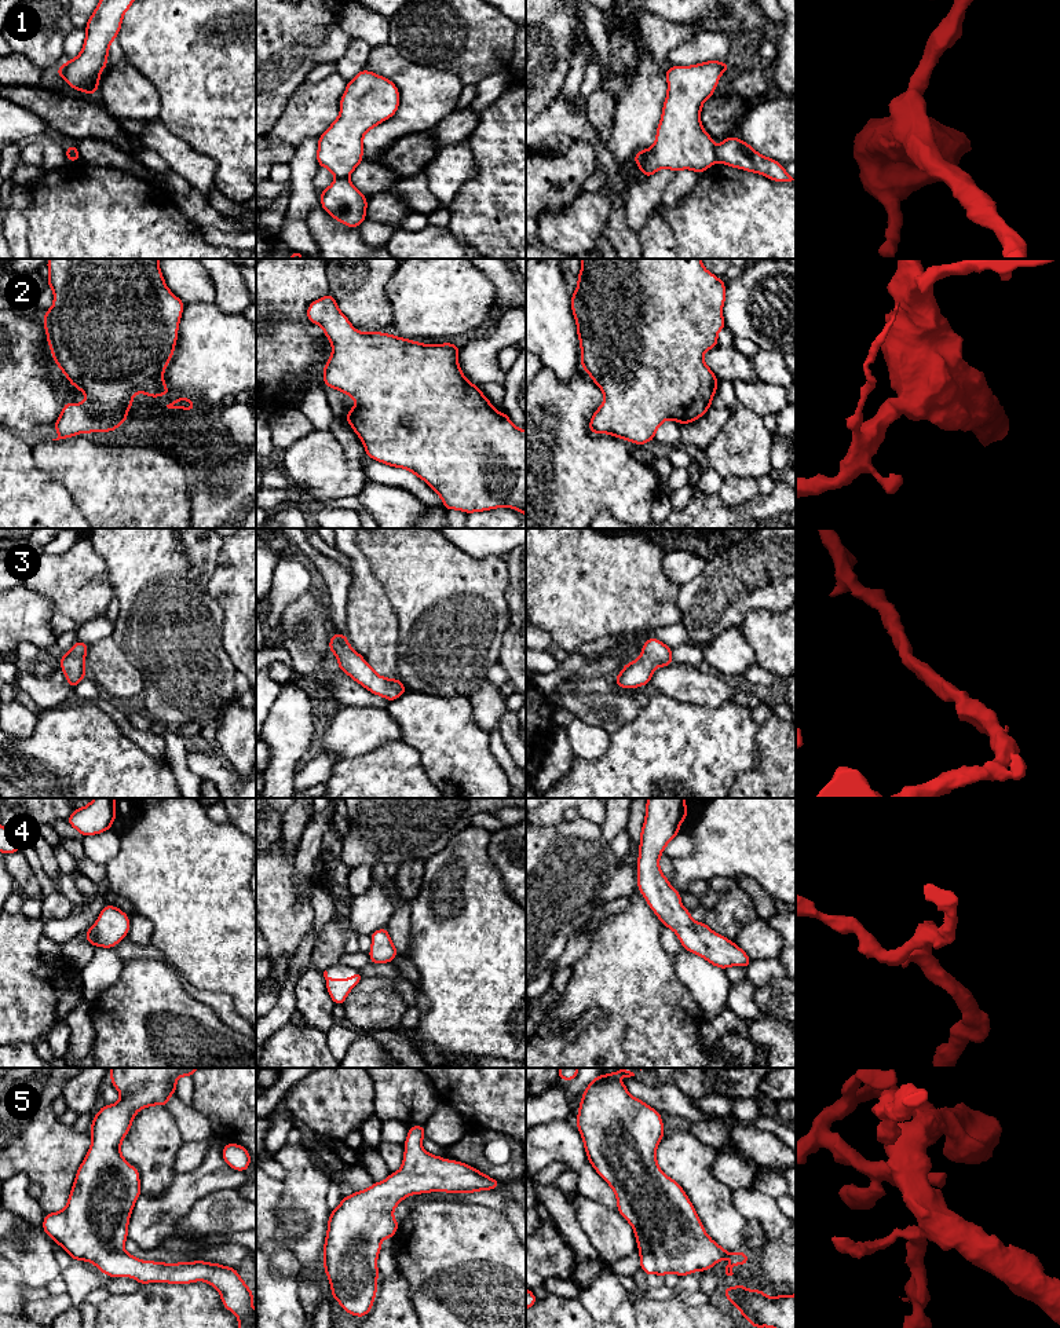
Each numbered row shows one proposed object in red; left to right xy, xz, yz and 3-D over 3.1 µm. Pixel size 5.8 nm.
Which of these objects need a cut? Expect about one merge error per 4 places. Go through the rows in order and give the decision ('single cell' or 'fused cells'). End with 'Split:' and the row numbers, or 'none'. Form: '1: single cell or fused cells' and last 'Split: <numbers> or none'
1: fused cells
2: single cell
3: single cell
4: single cell
5: single cell
Split: 1

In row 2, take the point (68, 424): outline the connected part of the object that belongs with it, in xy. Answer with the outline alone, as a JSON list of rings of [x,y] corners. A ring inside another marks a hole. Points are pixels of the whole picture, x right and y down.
[[[50,259],[45,266],[50,270],[47,285],[54,292],[54,304],[44,312],[44,328],[52,359],[63,372],[65,377],[69,378],[70,384],[78,388],[87,396],[83,403],[65,402],[63,410],[54,424],[59,436],[52,440],[67,439],[83,432],[92,433],[99,431],[114,431],[125,420],[128,420],[127,411],[134,407],[132,400],[135,394],[142,392],[146,396],[157,398],[171,392],[164,383],[164,369],[173,355],[184,303],[178,299],[165,285],[164,277],[160,271],[160,259]]]

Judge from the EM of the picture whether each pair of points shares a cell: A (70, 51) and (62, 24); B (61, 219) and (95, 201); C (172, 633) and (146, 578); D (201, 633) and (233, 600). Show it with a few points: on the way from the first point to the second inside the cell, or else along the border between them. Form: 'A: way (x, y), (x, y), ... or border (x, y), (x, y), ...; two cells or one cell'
A: border (75, 28), (65, 40), (64, 61); two cells
B: way (69, 219), (77, 219), (87, 209); one cell
C: way (167, 619), (160, 592); one cell
D: border (209, 581), (208, 593), (222, 610), (222, 644); two cells

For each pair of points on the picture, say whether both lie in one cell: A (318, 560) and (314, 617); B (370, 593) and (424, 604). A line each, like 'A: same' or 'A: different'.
A: different
B: different

